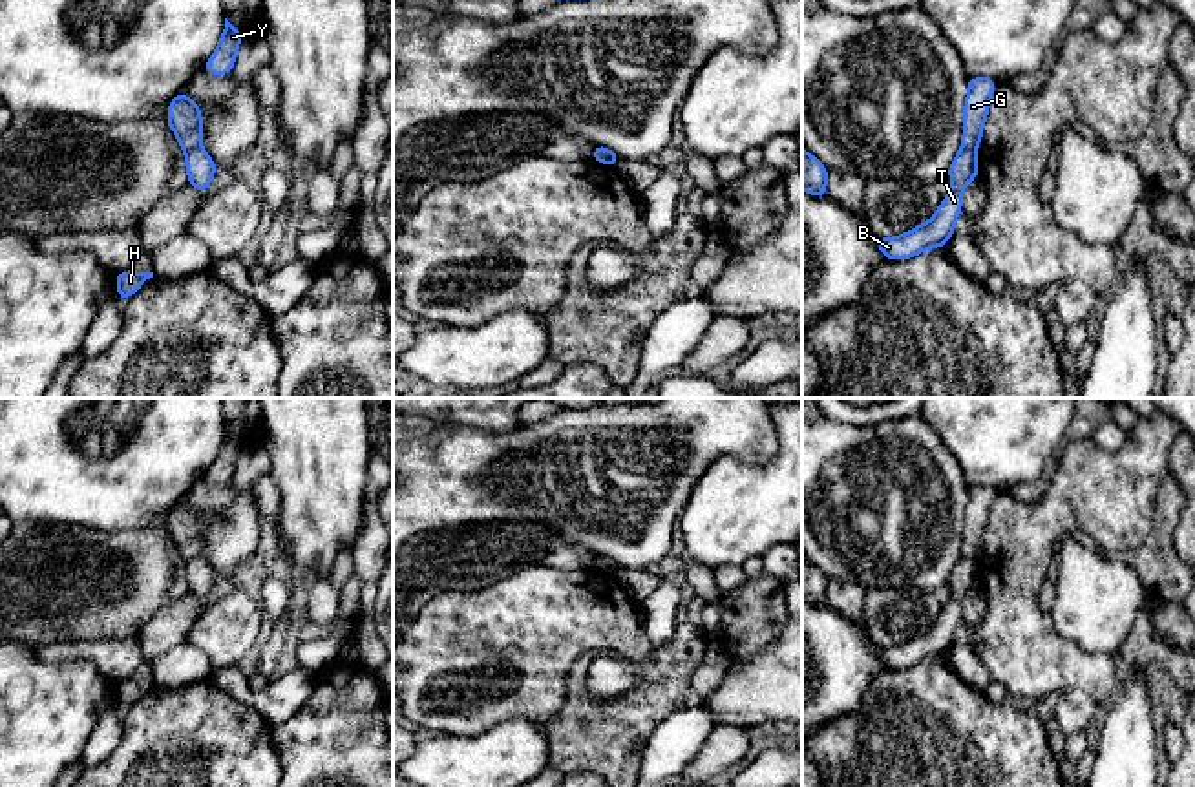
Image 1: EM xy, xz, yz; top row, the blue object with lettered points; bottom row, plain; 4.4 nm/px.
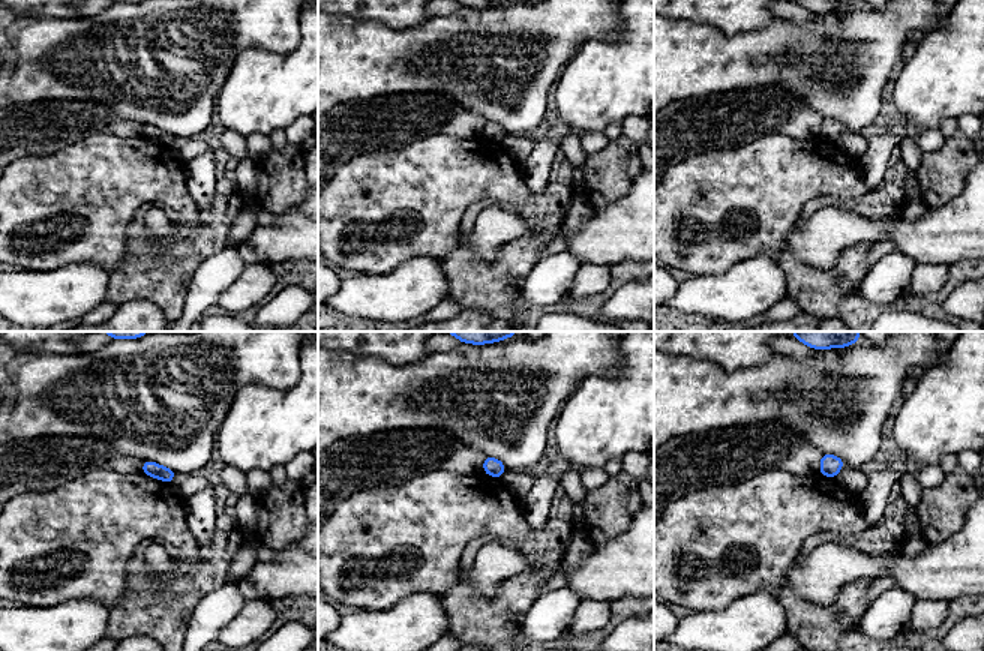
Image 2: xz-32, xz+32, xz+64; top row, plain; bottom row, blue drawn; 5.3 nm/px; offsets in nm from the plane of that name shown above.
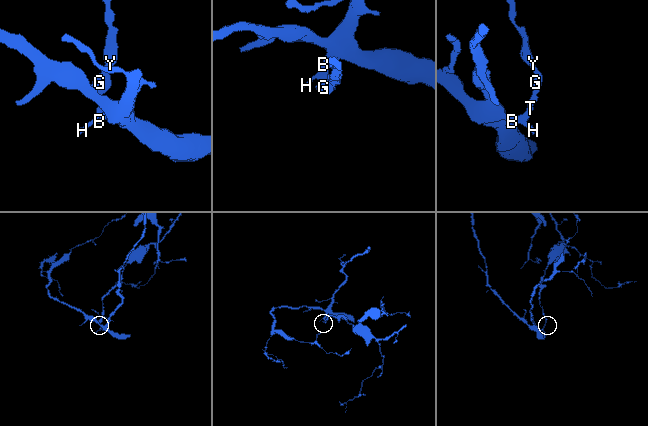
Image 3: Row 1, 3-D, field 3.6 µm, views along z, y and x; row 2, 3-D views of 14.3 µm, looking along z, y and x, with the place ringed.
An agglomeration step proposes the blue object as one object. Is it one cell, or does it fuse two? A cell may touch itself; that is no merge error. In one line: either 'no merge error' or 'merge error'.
merge error

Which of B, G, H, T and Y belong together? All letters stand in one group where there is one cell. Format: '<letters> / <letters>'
B H T / G Y

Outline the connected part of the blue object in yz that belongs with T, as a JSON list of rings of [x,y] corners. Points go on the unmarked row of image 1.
[[[959,559],[954,566],[948,584],[952,590],[950,601],[945,604],[936,623],[923,634],[912,637],[903,645],[888,648],[877,646],[875,652],[886,668],[910,668],[923,659],[945,656],[954,643],[954,634],[963,614],[963,597],[978,584],[976,559]]]

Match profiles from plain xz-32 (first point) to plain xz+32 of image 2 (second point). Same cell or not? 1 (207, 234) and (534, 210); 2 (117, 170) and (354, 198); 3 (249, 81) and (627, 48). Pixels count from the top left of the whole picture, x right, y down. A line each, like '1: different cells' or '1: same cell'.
1: same cell
2: same cell
3: same cell

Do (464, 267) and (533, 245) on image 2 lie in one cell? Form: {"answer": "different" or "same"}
{"answer": "same"}

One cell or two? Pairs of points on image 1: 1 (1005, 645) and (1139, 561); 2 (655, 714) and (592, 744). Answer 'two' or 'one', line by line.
1: two
2: one

